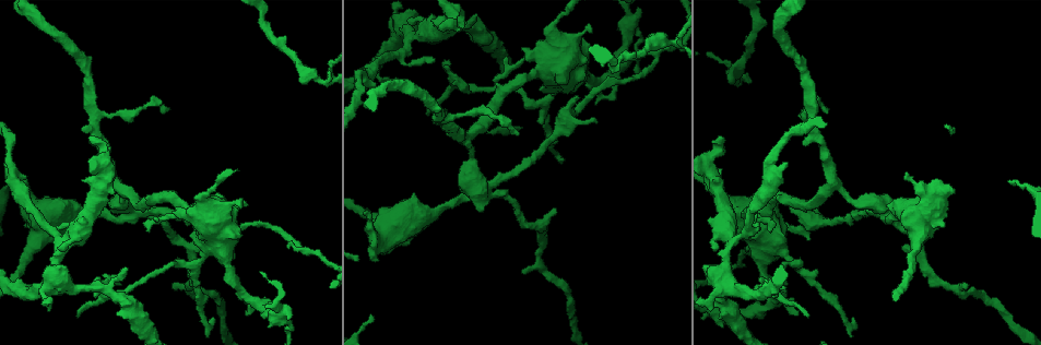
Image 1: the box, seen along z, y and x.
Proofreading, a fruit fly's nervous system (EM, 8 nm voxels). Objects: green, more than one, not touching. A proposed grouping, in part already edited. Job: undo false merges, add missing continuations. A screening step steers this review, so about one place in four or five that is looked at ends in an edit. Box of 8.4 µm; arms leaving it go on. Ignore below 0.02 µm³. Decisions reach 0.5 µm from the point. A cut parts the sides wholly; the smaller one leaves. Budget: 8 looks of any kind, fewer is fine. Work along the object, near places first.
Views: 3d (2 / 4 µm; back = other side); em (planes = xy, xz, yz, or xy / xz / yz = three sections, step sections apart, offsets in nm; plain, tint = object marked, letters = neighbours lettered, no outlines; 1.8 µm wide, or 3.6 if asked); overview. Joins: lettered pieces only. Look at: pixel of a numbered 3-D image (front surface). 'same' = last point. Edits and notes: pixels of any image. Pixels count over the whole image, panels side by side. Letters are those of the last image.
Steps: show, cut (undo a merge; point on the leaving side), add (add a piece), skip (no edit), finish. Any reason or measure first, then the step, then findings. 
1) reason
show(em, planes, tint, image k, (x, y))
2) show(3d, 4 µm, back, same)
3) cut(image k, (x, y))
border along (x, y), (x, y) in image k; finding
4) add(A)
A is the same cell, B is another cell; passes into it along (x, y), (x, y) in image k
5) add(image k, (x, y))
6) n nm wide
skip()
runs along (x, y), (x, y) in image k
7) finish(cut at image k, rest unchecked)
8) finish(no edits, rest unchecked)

arms part here
show(em, planes, tint, image 1, (411, 33))

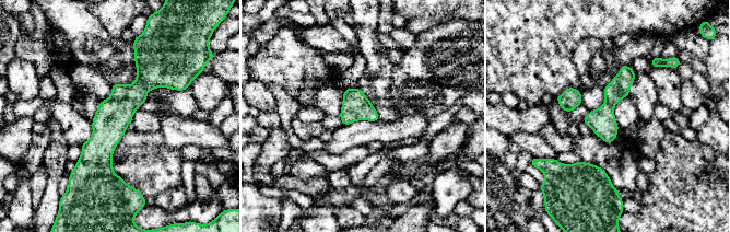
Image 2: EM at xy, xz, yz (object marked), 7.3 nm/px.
what lies round it
show(em, planes, letters, same)

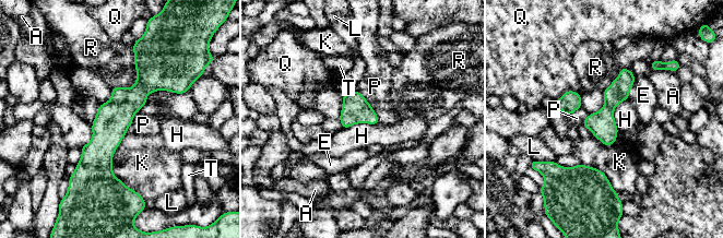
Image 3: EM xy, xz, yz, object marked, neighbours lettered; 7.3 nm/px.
190 nm wide
skip()
A, E, H, K, L, P, Q, R and T are other cells; runs along (138, 55), (142, 87), (105, 140), (113, 182) in image 3; all the same neuron

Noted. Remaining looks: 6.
thin neck
show(3d, 2 µm, image 1, (131, 207))

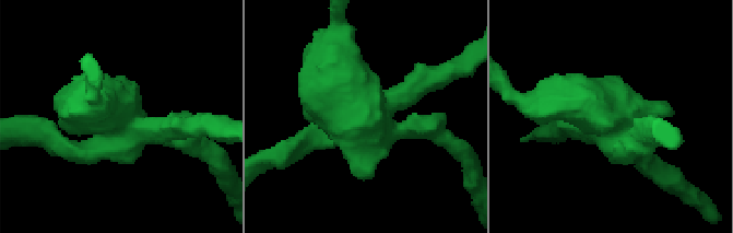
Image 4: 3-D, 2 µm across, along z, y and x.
now the EM
show(em, planes, letters, image 4, (115, 111))

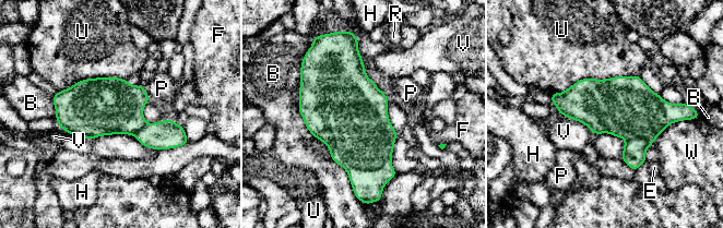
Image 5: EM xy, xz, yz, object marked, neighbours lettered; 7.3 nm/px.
cut(image 5, (633, 154))
B, E, F, H, P, R, U, V and W are other cells; two neurons meet here

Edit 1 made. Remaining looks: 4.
show(overview)

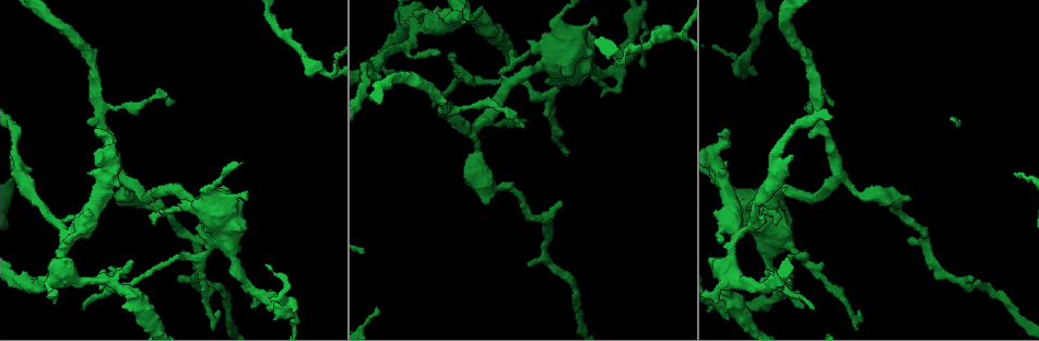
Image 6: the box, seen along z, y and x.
three arms meet
show(3d, 2 µm, back, image 6, (199, 257))

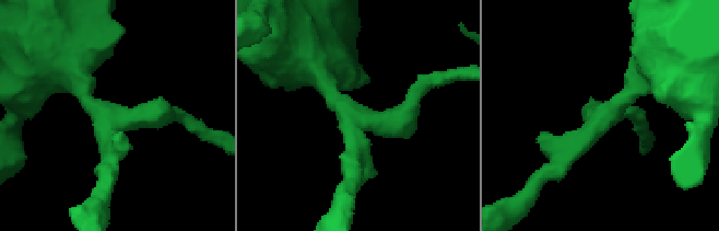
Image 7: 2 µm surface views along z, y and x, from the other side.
3 arms
show(em, planes, letters, image 7, (361, 121))

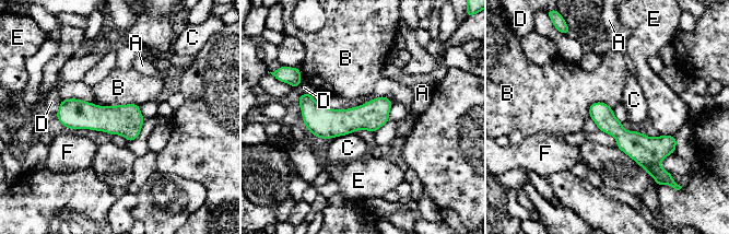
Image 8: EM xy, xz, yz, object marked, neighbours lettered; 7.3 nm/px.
160 nm wide
skip()
A, B, C, D, E and F are other cells; one neuron here

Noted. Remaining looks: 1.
finish(cut at image 5, rest unchecked)

